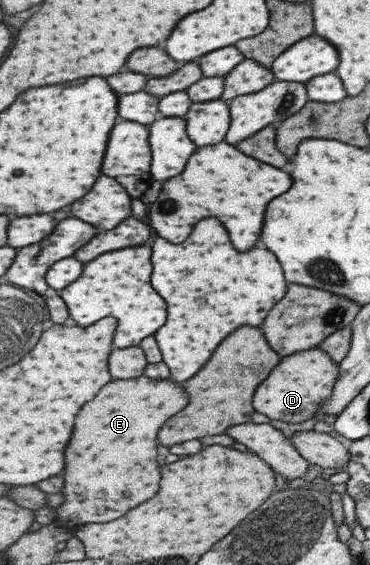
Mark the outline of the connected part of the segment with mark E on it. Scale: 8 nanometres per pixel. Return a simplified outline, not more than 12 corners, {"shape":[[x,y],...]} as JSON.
{"shape":[[110,381],[74,419],[56,525],[156,493],[156,433],[186,391]]}

